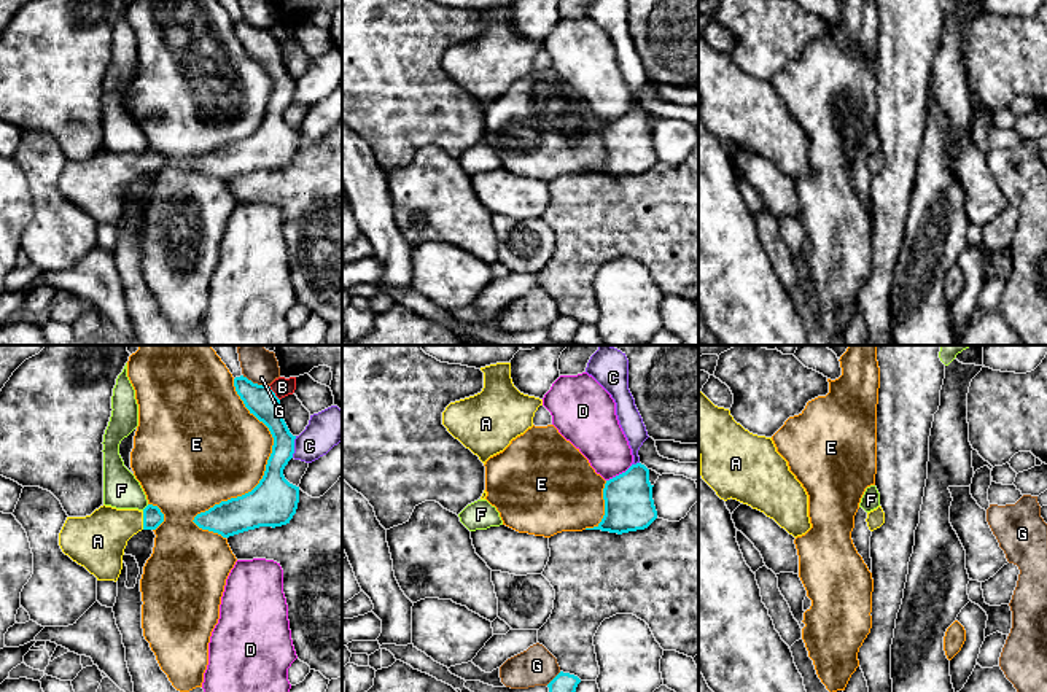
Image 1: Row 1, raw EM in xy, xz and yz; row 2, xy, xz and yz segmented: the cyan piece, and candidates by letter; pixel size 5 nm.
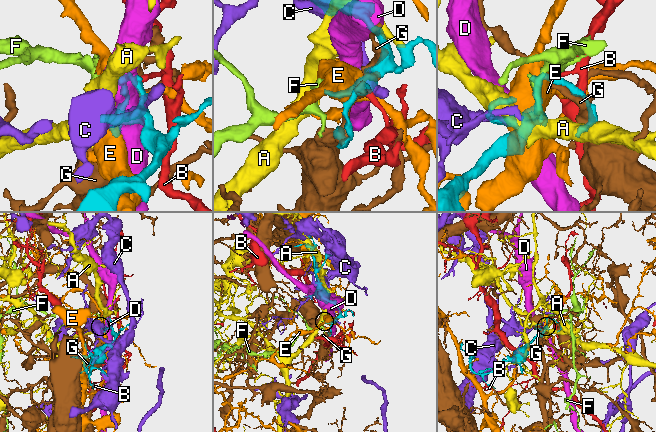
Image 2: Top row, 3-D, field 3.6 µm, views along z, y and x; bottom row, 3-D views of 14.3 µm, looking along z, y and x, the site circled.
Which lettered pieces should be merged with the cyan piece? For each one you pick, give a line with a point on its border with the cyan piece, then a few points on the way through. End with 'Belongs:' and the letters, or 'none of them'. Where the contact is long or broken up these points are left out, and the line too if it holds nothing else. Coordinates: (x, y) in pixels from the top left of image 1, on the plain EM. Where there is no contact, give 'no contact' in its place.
A: meets cyan in xy at (144, 164)
Belongs: A

